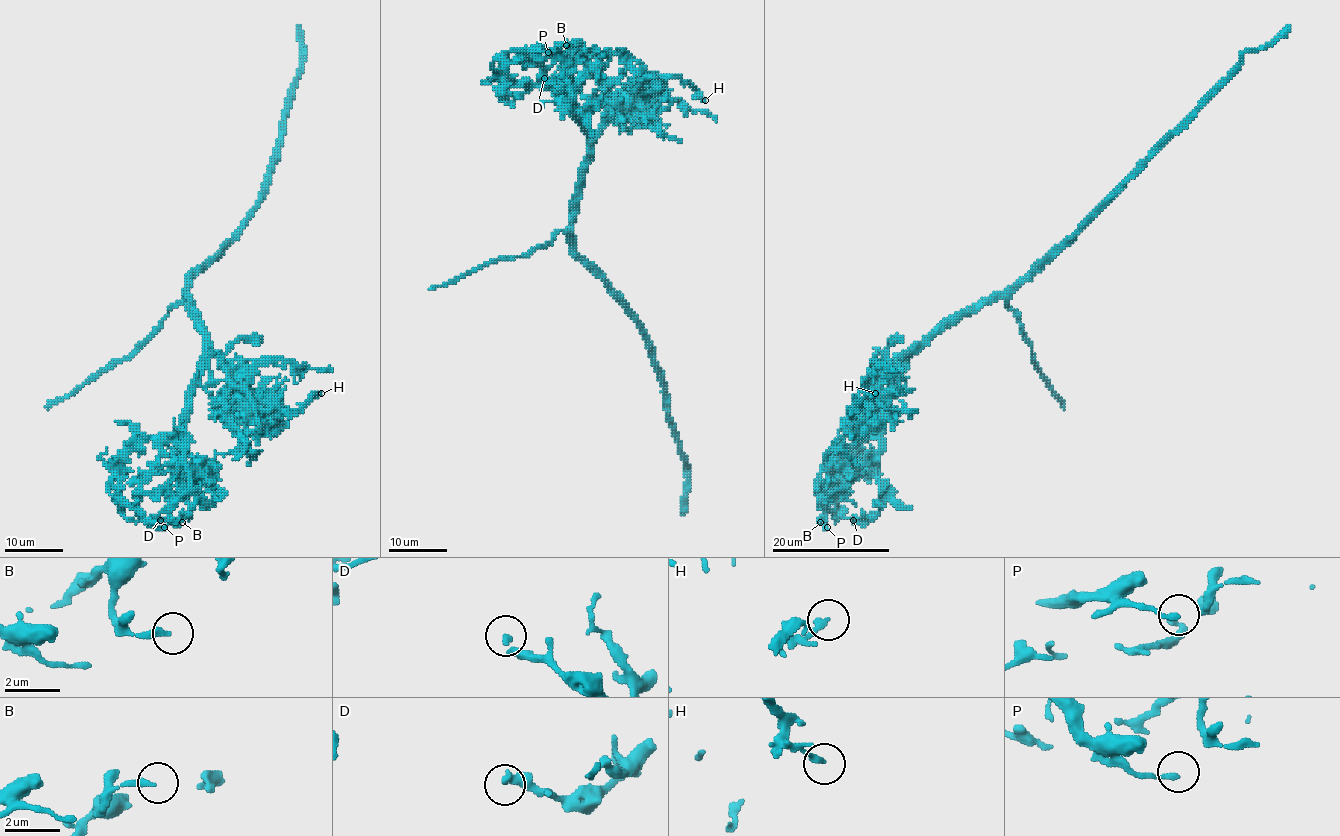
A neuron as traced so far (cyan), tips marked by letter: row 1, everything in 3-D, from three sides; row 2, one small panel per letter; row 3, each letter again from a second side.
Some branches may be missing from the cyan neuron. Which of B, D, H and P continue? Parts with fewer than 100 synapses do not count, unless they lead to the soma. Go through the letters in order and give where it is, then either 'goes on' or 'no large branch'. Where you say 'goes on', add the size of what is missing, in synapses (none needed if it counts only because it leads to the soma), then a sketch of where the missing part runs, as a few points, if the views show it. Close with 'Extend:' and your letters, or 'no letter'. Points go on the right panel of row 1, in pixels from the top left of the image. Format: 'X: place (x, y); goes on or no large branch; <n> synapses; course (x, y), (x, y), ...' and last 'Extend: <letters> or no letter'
B: place (820, 522); no large branch
D: place (853, 520); no large branch
H: place (875, 393); no large branch
P: place (827, 527); no large branch
Extend: no letter

